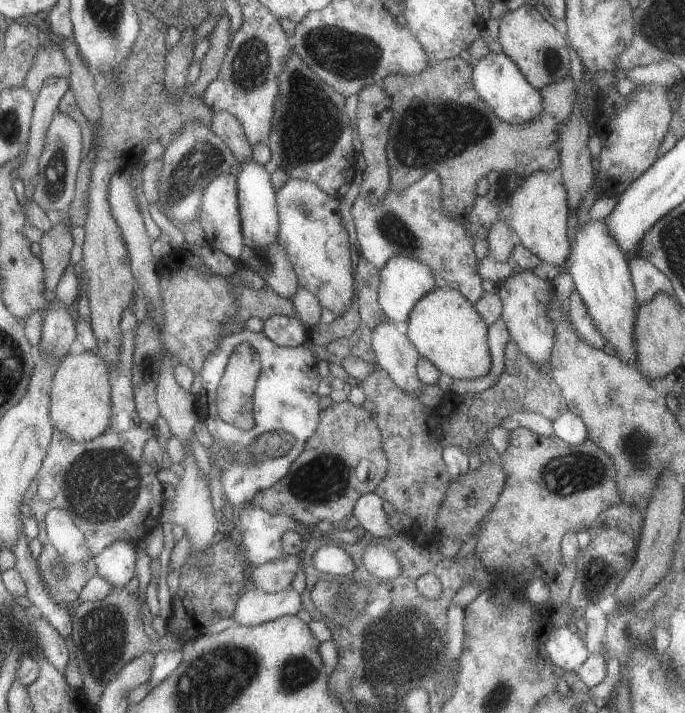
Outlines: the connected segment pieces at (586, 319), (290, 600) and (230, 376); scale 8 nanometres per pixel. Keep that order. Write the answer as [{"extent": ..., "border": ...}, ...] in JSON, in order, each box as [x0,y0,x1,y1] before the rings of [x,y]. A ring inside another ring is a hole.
[{"extent":[567,290,606,350],"border":[[[573,290],[569,294],[567,307],[567,316],[575,334],[579,337],[579,340],[583,340],[585,344],[590,344],[593,348],[601,350],[606,343],[599,334],[599,331],[595,328],[587,308],[583,304],[579,293]]]},{"extent":[231,587,302,626],"border":[[[245,587],[231,614],[235,624],[255,626],[283,615],[295,615],[302,609],[300,594],[289,588],[265,593],[259,588]]]},{"extent":[215,343,261,431],"border":[[[247,343],[238,344],[233,348],[231,356],[227,358],[221,378],[215,388],[215,410],[217,416],[227,426],[236,427],[242,431],[251,430],[254,425],[252,418],[252,394],[260,373],[261,364],[259,354]]]}]

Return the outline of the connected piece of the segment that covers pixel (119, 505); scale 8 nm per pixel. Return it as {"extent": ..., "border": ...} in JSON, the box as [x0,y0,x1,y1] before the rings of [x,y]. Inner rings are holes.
{"extent":[21,304,164,606],"border":[[[132,304],[125,308],[122,312],[119,330],[121,330],[121,338],[119,338],[119,362],[115,366],[108,366],[107,374],[109,374],[111,412],[110,420],[107,428],[87,442],[75,442],[71,438],[67,438],[63,432],[54,430],[51,435],[49,446],[47,447],[46,455],[43,457],[41,468],[35,474],[35,478],[31,479],[30,488],[25,490],[21,496],[22,504],[27,505],[33,513],[32,517],[37,522],[39,542],[44,546],[41,549],[41,554],[36,560],[39,576],[41,576],[47,594],[53,602],[57,604],[65,604],[73,606],[76,604],[78,594],[81,592],[85,582],[97,573],[96,566],[89,558],[87,562],[81,564],[73,564],[70,567],[57,556],[57,552],[48,547],[49,540],[43,529],[43,520],[46,512],[53,508],[61,508],[67,510],[70,518],[79,532],[85,538],[87,550],[92,557],[97,556],[106,546],[117,541],[127,541],[131,544],[136,544],[145,538],[160,522],[160,514],[164,505],[164,496],[162,495],[161,483],[155,477],[156,470],[152,466],[145,464],[143,460],[143,446],[149,438],[155,436],[155,427],[152,424],[147,424],[139,418],[135,410],[133,391],[131,384],[131,368],[132,368],[132,352],[134,349],[135,326],[137,319],[133,314]],[[53,564],[66,568],[67,573],[63,578],[57,579],[53,574]]]}

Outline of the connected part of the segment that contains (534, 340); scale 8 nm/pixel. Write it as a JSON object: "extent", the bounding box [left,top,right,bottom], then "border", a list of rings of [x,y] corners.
{"extent":[498,261,554,366],"border":[[[510,261],[512,274],[498,283],[498,296],[501,300],[501,318],[507,326],[509,338],[517,344],[517,348],[533,366],[543,366],[551,356],[554,345],[553,324],[547,318],[547,302],[551,300],[554,290],[548,280],[542,280],[531,270],[523,269],[517,263]]]}

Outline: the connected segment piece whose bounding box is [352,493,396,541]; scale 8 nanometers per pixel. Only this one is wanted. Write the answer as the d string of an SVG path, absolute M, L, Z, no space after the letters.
M375 493L359 496L353 505L352 515L364 528L373 541L380 541L382 538L389 538L396 533L390 526L387 516L381 508L383 501Z

